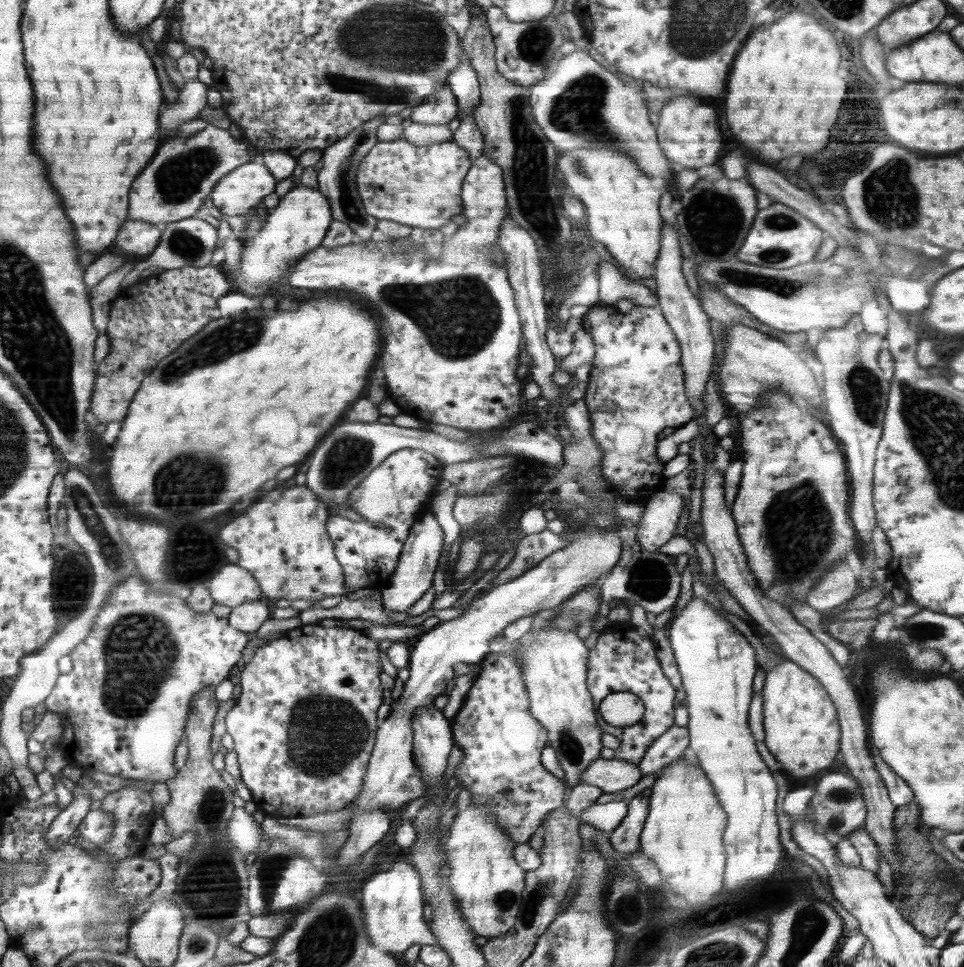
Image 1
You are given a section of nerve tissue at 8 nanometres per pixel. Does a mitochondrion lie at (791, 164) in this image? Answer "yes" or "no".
no

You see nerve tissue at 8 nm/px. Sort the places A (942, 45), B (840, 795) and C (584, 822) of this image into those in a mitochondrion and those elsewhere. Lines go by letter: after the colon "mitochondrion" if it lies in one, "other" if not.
A: other
B: mitochondrion
C: other

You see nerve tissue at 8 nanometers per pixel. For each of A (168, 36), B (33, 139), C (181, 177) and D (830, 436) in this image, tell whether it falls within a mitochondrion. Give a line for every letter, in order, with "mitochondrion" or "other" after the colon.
A: other
B: other
C: mitochondrion
D: other

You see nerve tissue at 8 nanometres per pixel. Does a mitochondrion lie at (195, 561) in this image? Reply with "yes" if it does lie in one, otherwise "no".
no

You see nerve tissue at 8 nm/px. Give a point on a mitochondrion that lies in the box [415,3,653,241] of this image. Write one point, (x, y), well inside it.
(579, 110)

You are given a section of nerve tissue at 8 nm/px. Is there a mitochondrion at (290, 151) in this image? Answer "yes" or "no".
no

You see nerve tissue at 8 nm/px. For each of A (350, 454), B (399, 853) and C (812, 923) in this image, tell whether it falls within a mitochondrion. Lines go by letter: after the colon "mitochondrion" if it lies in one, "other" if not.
A: mitochondrion
B: other
C: mitochondrion

